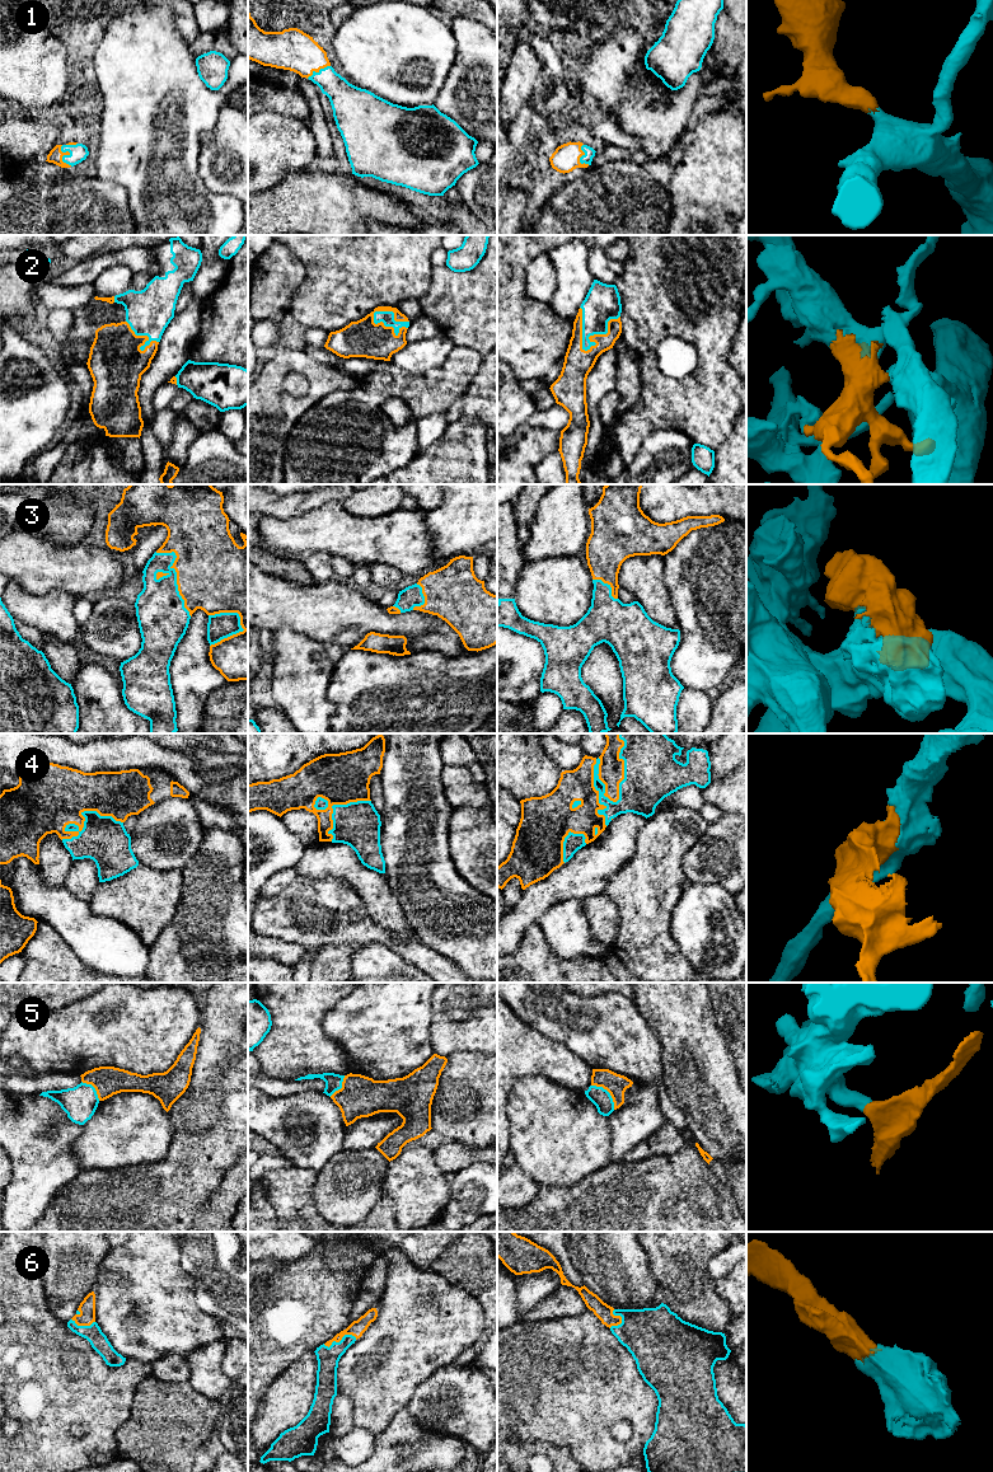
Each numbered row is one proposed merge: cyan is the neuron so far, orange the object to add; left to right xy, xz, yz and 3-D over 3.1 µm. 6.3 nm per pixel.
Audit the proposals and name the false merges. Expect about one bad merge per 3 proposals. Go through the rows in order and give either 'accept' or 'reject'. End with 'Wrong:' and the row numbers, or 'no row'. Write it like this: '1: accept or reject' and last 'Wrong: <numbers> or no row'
1: accept
2: accept
3: accept
4: reject
5: reject
6: accept
Wrong: 4, 5

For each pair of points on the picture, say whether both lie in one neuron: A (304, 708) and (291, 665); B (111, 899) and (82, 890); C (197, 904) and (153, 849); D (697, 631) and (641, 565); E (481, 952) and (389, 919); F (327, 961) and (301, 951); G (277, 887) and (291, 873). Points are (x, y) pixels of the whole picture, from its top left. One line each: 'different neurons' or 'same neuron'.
A: same neuron
B: different neurons
C: different neurons
D: different neurons
E: different neurons
F: same neuron
G: same neuron

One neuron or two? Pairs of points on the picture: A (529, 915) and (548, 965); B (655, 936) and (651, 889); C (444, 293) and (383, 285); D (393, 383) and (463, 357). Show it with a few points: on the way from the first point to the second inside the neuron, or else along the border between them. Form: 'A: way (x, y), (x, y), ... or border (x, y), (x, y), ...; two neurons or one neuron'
A: border (537, 922), (527, 928), (516, 950); two neurons
B: way (651, 924), (651, 900); one neuron
C: border (432, 267), (430, 286), (418, 299); two neurons
D: way (411, 383), (438, 383), (445, 375); one neuron

